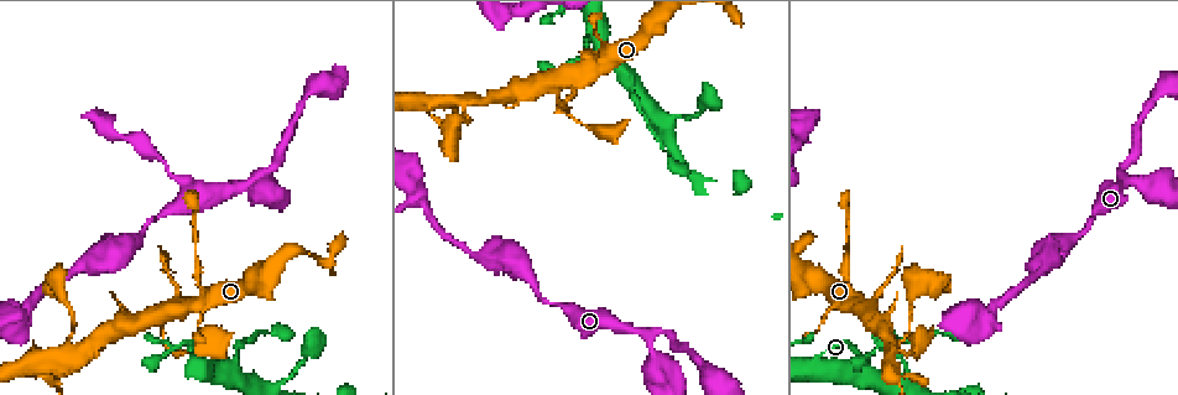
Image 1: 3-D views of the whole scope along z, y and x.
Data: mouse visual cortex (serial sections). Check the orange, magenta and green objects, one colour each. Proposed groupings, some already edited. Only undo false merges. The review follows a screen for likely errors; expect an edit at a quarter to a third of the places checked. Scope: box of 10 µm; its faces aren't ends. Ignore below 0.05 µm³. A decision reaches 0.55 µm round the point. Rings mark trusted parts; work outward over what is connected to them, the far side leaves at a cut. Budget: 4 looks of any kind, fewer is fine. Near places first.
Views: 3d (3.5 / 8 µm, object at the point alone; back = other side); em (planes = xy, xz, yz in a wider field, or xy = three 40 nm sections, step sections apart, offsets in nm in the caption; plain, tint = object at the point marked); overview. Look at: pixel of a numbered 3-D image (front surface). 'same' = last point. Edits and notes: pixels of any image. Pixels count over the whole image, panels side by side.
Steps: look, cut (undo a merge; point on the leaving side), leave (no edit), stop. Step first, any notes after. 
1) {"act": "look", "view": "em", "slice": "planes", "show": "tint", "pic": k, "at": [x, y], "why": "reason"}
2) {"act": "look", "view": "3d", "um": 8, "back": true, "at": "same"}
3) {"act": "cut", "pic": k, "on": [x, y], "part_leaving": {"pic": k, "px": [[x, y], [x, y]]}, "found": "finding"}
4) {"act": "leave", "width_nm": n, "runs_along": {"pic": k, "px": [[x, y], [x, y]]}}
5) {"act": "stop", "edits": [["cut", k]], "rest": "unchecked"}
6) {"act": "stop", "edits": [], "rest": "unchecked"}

{"act": "look", "view": "3d", "um": 8, "pic": 1, "at": [634, 85], "why": "calibre changes"}

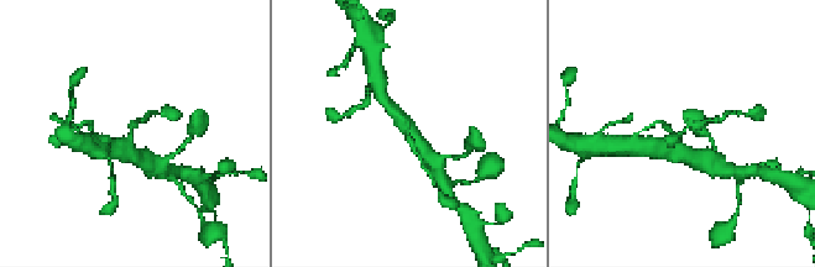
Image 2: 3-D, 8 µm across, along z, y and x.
{"act": "look", "view": "em", "slice": "planes", "show": "tint", "at": "same", "arm_widths_nm": [200, 400]}

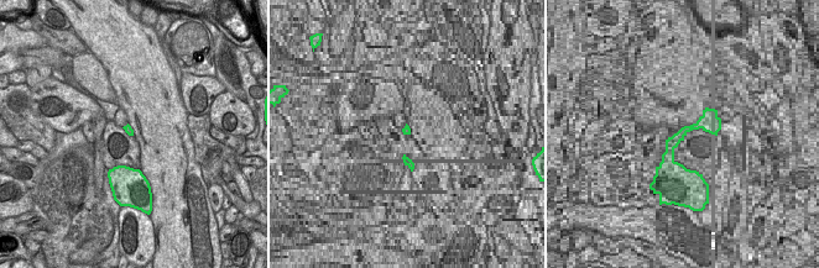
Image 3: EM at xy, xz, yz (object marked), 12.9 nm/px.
{"act": "leave", "runs_along": {"pic": 2, "px": [[393, 110], [407, 121], [417, 155]]}, "found": "continuous, no second cell"}

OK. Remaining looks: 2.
{"act": "look", "view": "3d", "um": 3.5, "pic": 1, "at": [477, 103]}

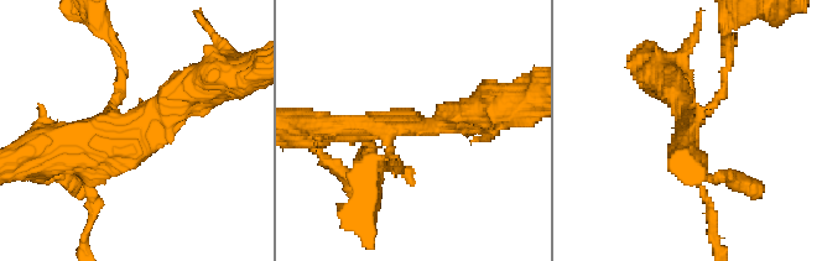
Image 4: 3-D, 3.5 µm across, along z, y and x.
{"act": "look", "view": "em", "slice": "xy", "step": 5, "show": "tint", "pic": 4, "at": [416, 130]}

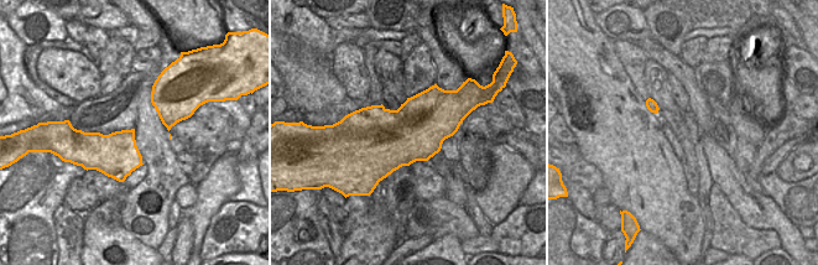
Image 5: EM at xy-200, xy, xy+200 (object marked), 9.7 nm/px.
{"act": "leave", "runs_along": {"pic": 4, "px": [[206, 85], [130, 139], [62, 139]]}, "found": "continuous, no second cell"}

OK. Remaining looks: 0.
{"act": "stop", "edits": [], "rest": "unchecked"}

